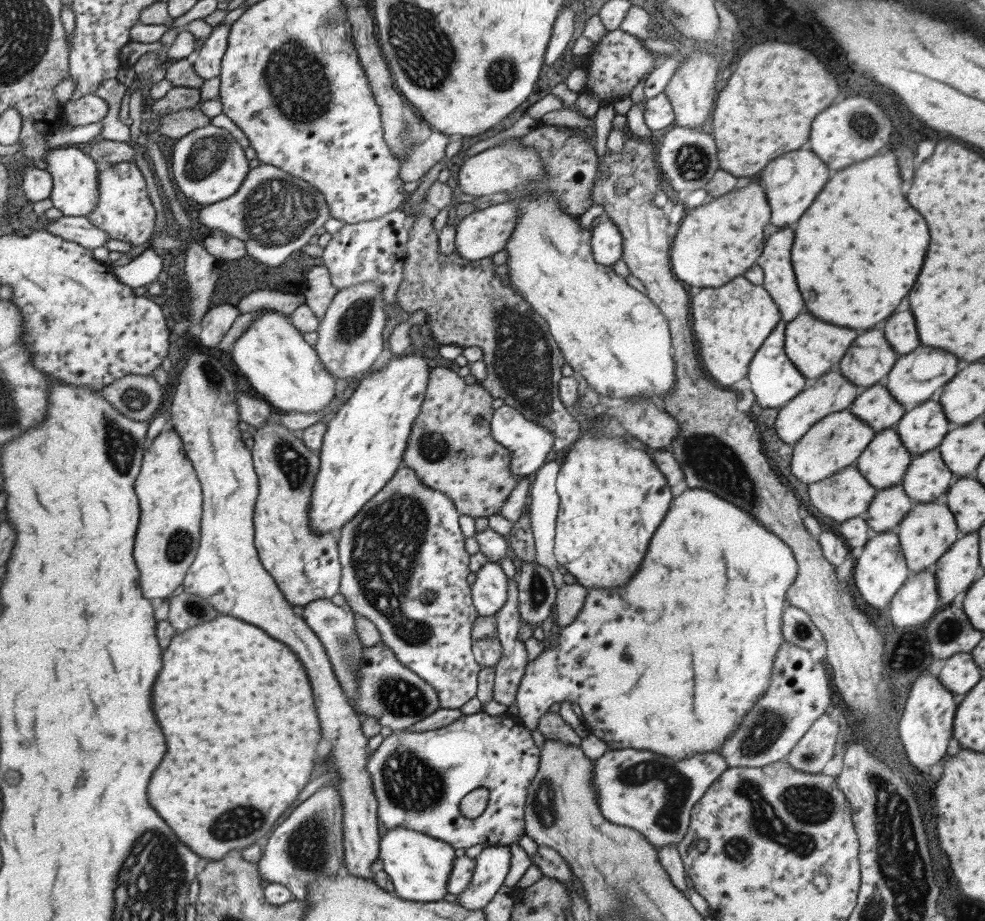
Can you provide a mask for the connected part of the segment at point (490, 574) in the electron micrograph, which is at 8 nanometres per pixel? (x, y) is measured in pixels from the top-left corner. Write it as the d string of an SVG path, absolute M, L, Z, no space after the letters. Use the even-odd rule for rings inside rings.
M487 561L470 585L470 597L478 616L491 616L505 602L507 579L499 564Z

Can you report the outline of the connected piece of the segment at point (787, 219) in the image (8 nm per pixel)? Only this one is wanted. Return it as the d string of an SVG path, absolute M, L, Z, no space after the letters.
M810 150L787 152L775 160L771 160L759 172L759 185L763 187L767 204L770 208L770 225L787 226L797 222L797 218L807 210L807 206L815 200L823 184L831 176L828 166L819 160Z

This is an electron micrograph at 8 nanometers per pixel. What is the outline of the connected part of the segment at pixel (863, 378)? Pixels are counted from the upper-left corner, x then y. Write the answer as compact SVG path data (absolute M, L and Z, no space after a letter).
M867 330L847 348L837 371L851 384L867 388L883 381L897 357L879 330Z

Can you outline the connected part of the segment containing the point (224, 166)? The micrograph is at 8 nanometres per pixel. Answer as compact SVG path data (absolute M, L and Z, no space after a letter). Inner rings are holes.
M208 124L177 139L173 145L170 167L179 192L199 204L208 205L235 194L249 172L248 161L243 154L243 146L227 130Z

